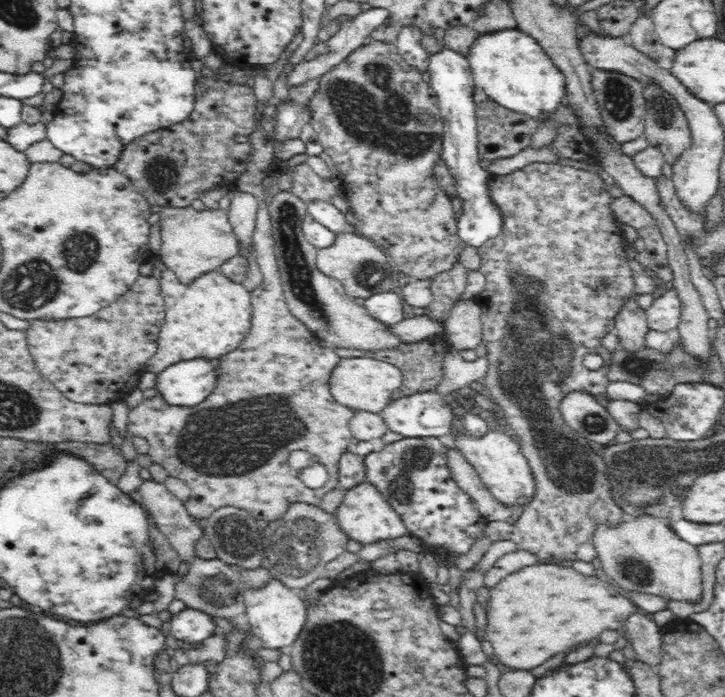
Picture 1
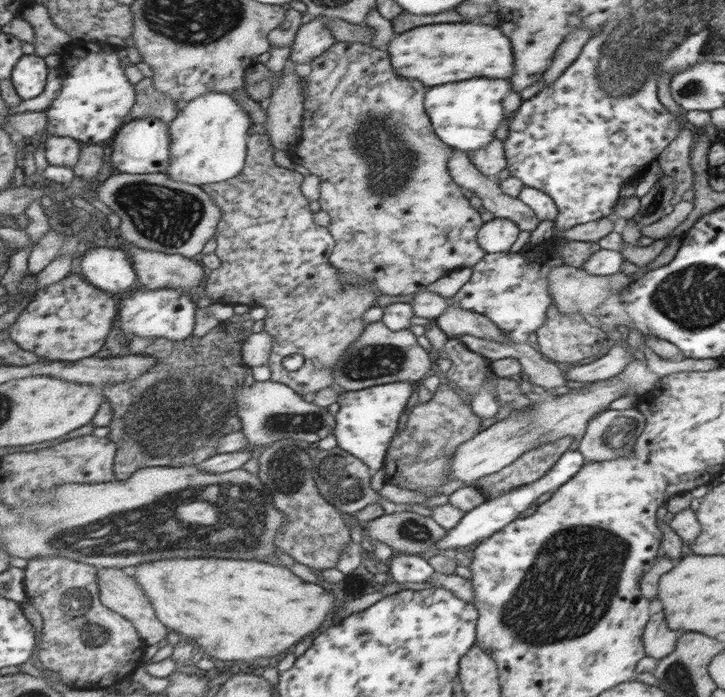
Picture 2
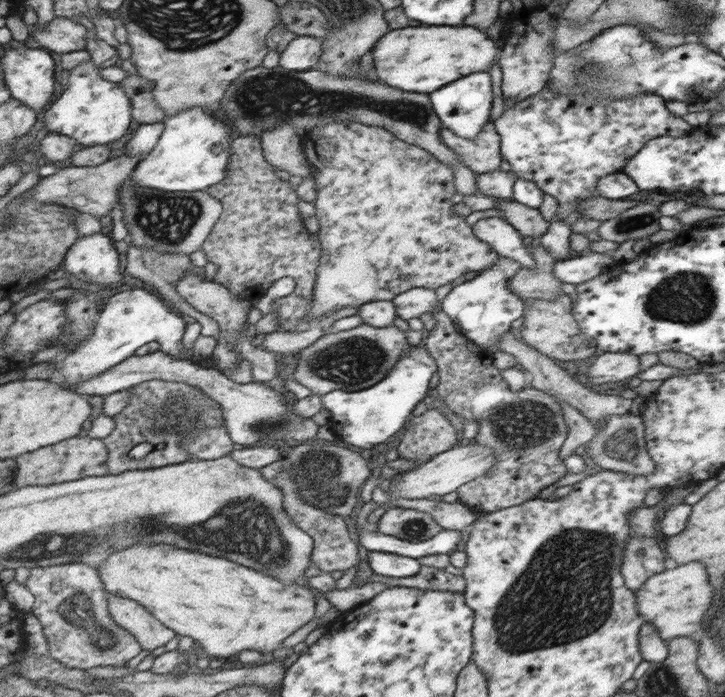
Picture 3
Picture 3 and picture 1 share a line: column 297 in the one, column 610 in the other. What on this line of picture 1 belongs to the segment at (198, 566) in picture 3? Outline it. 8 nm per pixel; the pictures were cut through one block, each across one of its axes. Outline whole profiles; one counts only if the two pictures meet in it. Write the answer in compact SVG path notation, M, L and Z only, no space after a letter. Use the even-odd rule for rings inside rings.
M537 564L525 566L522 570L504 576L498 584L489 588L490 598L486 606L486 628L484 638L494 648L494 656L510 668L529 670L544 664L552 654L566 650L574 644L590 642L600 636L606 628L620 628L624 626L630 615L643 612L634 605L628 597L620 596L614 586L598 580L588 578L572 568L562 568L559 564Z

